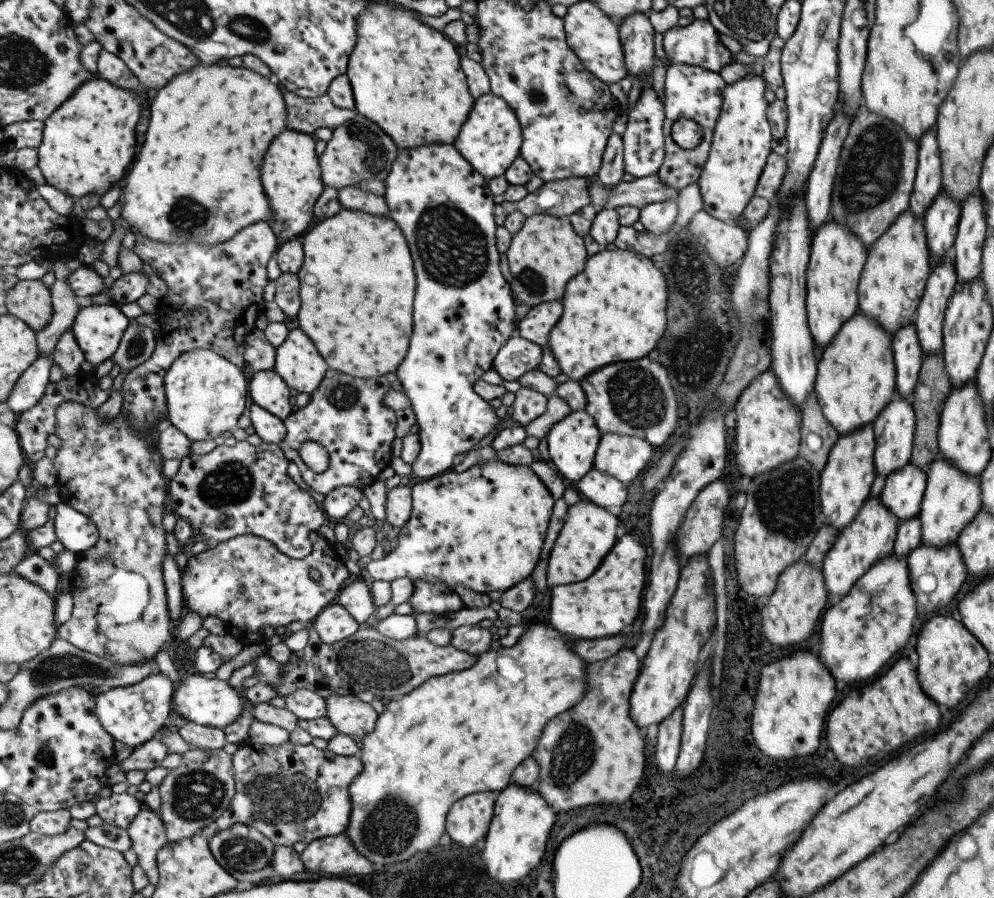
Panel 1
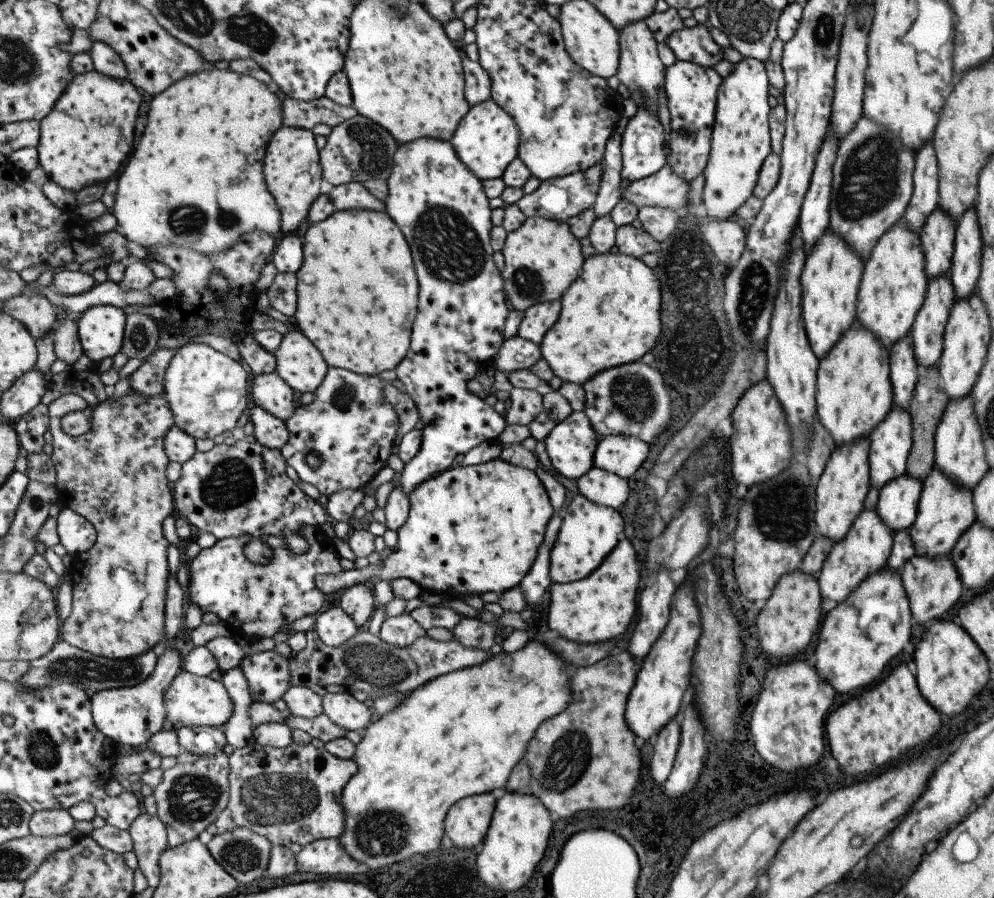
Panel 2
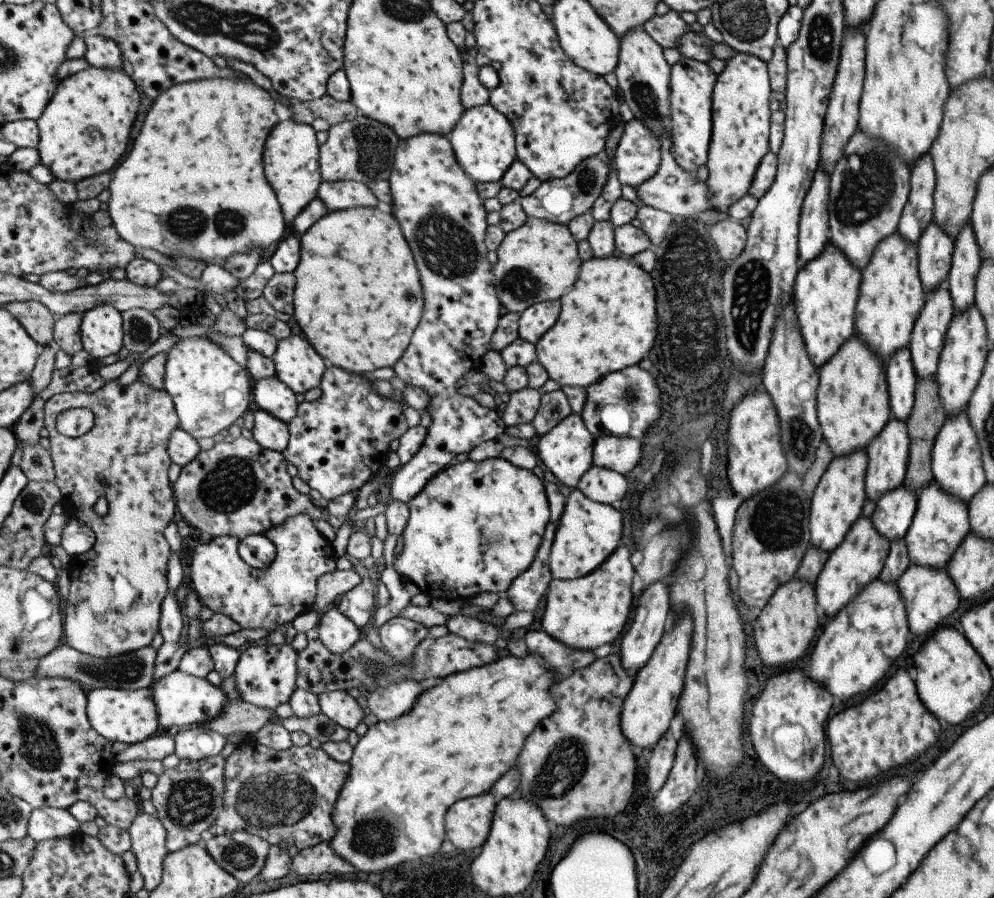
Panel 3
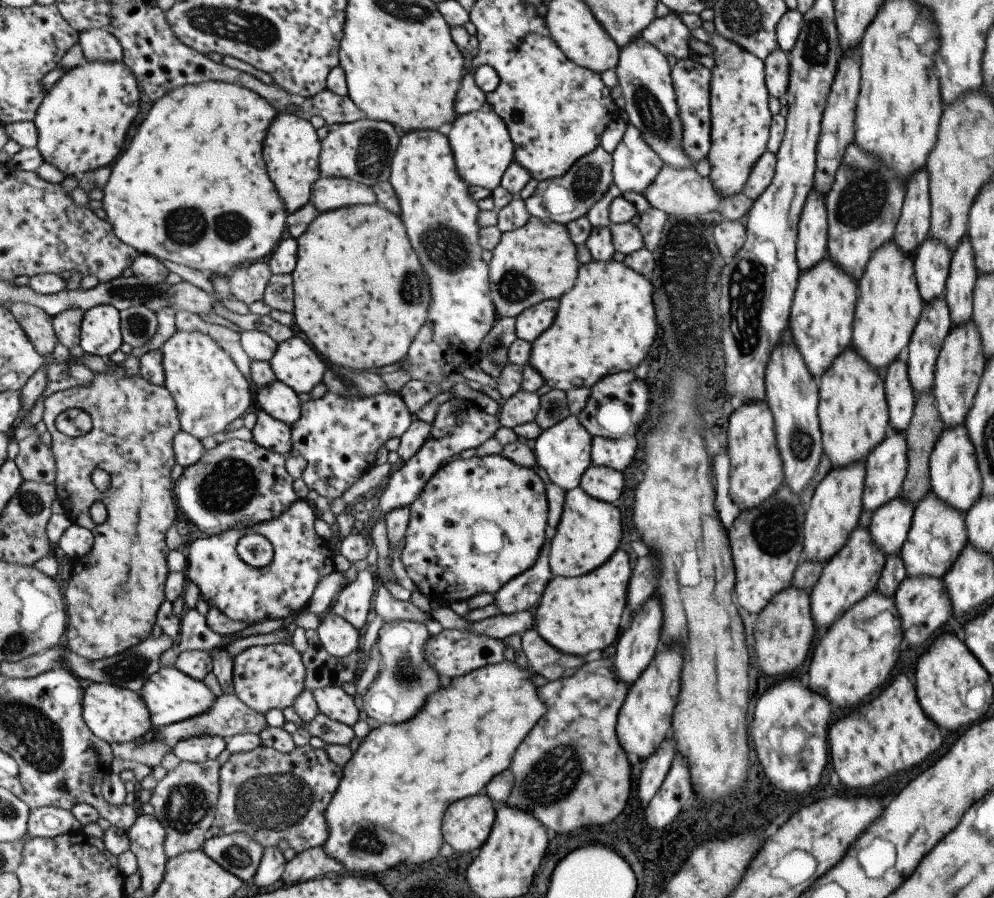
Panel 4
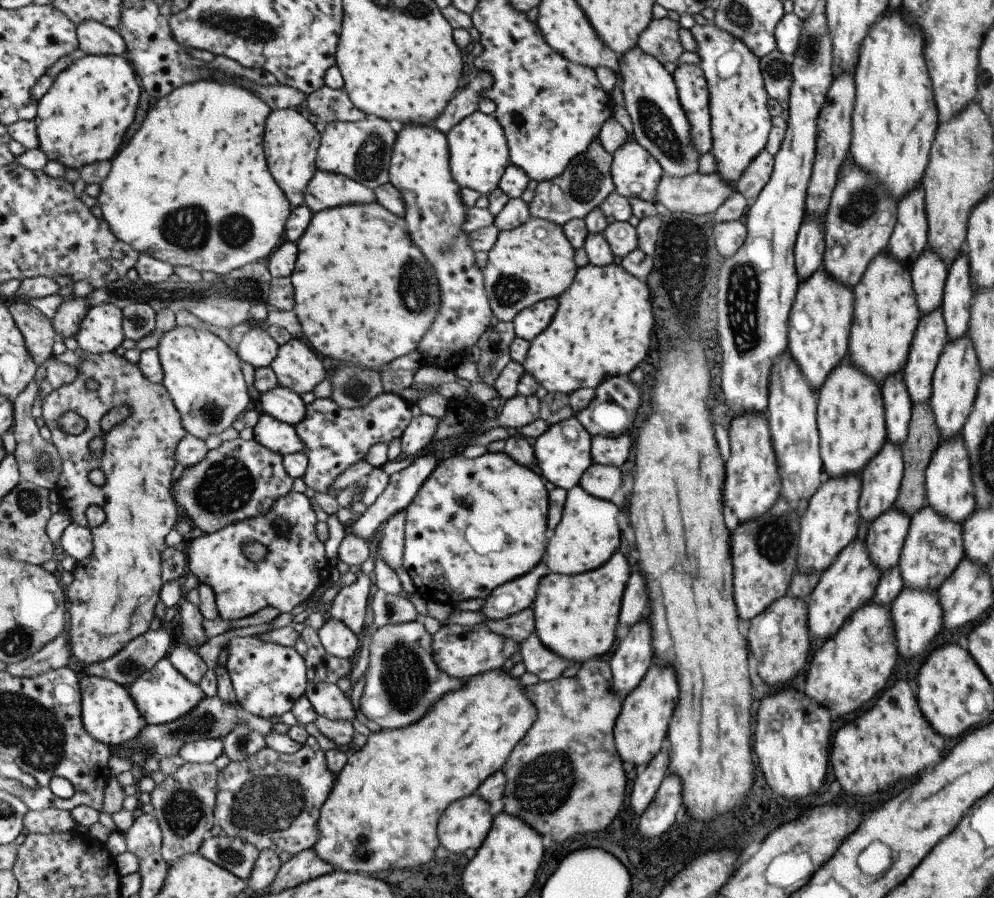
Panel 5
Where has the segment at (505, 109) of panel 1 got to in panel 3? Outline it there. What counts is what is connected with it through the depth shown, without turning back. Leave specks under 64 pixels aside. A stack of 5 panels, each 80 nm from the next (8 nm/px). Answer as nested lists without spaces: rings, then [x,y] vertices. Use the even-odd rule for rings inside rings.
[[[490,102],[467,109],[450,132],[448,140],[454,146],[455,156],[467,174],[477,183],[501,181],[510,166],[518,159],[517,136],[514,124]]]

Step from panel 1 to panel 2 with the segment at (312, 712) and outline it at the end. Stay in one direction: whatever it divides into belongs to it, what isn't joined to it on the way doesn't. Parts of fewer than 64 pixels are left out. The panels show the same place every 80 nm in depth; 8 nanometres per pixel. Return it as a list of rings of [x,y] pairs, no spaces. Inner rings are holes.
[[[292,686],[283,695],[289,713],[304,719],[314,719],[324,712],[324,702],[313,689],[307,687]]]

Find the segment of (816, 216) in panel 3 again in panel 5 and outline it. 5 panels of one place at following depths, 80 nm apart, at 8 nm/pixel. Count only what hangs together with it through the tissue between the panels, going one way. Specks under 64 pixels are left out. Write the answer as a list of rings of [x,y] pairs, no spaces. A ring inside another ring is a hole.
[[[804,215],[793,243],[794,267],[800,281],[822,268],[824,224],[817,217]]]

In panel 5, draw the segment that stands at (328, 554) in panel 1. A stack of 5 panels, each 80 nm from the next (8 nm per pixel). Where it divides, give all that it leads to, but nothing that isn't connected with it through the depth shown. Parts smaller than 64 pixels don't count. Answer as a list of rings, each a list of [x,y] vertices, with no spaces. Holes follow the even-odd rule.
[[[295,490],[290,495],[279,499],[274,508],[266,515],[258,516],[255,519],[245,519],[241,523],[222,528],[216,533],[205,533],[196,539],[191,539],[187,555],[189,572],[193,573],[201,584],[213,588],[220,616],[230,621],[253,616],[267,606],[275,607],[281,613],[293,612],[295,606],[303,604],[305,600],[310,600],[319,587],[327,584],[333,568],[325,554],[325,544],[317,536],[317,514],[313,510],[313,504],[305,494]],[[277,520],[287,523],[285,534],[282,534],[279,526],[275,524]],[[247,541],[261,541],[267,546],[269,549],[267,559],[260,563],[249,560],[243,552],[244,544]]]

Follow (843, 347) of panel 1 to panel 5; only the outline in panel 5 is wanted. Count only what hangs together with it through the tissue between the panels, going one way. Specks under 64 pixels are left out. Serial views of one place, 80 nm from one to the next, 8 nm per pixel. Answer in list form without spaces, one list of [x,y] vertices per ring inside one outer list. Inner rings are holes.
[[[839,362],[815,392],[818,449],[822,470],[828,478],[859,474],[887,440],[880,386],[849,362]]]

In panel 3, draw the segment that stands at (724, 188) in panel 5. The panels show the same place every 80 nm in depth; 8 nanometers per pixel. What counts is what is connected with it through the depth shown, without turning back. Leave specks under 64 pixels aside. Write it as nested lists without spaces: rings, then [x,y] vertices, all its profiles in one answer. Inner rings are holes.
[[[667,131],[664,134],[660,136],[660,165],[651,178],[634,186],[637,198],[643,205],[662,210],[675,217],[691,216],[692,214],[709,210],[710,204],[706,197],[706,184],[698,181],[694,174],[686,173],[676,165],[670,151],[672,138]]]

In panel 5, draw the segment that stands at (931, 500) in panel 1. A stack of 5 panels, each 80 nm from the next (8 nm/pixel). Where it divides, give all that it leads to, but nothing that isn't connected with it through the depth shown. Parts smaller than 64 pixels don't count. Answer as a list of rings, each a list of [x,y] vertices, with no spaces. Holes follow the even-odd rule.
[[[927,504],[910,516],[910,523],[897,564],[905,587],[936,590],[963,557],[961,524],[942,517]]]

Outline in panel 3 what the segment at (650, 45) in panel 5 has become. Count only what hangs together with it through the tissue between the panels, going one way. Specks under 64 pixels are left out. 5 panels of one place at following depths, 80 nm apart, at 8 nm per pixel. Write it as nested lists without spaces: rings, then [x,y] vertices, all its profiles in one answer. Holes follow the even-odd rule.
[[[669,9],[665,14],[653,15],[641,26],[663,48],[676,48],[676,40],[689,31],[677,11]]]

